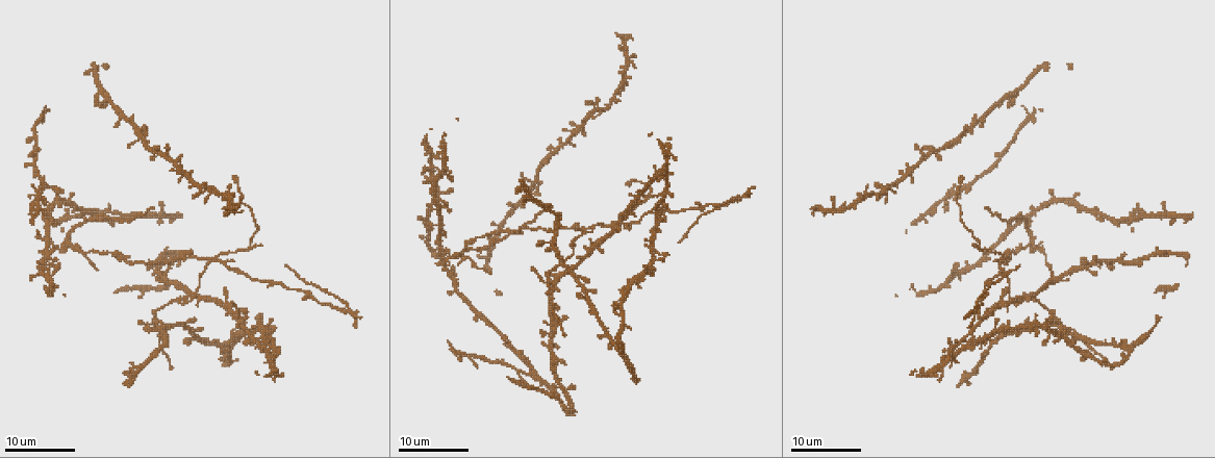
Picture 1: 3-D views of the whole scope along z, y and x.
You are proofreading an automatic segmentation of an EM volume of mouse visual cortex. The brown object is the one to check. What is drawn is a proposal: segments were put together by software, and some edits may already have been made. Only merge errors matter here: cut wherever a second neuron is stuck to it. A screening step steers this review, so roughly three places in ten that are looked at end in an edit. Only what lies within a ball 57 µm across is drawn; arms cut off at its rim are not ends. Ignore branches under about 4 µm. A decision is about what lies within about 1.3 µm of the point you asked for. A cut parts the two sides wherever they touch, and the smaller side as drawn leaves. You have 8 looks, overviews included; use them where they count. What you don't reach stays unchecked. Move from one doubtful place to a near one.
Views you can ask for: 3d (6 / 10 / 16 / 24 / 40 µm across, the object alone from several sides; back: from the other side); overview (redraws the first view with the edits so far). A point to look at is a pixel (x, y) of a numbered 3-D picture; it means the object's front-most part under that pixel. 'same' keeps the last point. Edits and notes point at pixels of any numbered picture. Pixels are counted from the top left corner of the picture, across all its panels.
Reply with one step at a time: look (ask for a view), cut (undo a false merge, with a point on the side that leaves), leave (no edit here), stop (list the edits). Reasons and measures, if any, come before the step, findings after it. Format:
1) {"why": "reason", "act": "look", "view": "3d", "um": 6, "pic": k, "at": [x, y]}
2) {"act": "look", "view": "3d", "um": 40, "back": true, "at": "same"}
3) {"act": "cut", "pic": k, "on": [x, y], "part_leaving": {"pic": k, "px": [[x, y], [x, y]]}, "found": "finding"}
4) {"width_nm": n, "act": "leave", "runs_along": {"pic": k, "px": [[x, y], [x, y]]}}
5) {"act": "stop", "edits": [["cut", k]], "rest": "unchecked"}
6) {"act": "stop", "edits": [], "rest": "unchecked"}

{"act": "look", "view": "3d", "um": 24, "pic": 1, "at": [574, 254]}

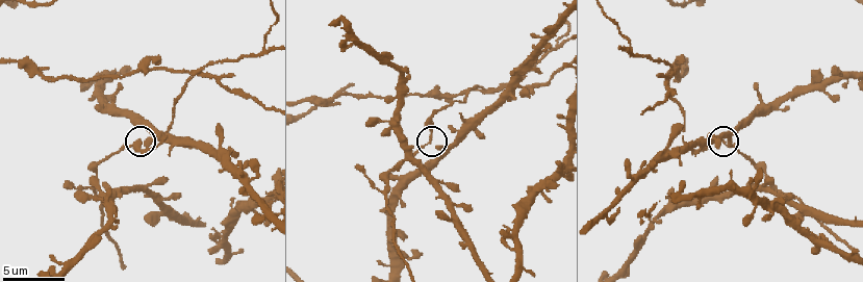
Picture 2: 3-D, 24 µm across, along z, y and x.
{"why": "zoom in", "act": "look", "view": "3d", "um": 10, "pic": 2, "at": [430, 137]}

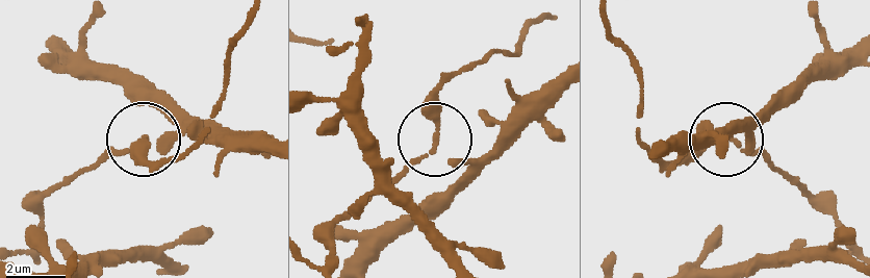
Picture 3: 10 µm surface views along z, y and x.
{"width_nm": 140, "act": "leave", "runs_along": {"pic": 3, "px": [[538, 100], [481, 154], [458, 157], [433, 147], [370, 199]]}, "found": "continuous, no second neuron"}

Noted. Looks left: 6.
{"why": "three arms meet", "act": "look", "view": "3d", "um": 16, "pic": 1, "at": [1009, 224]}

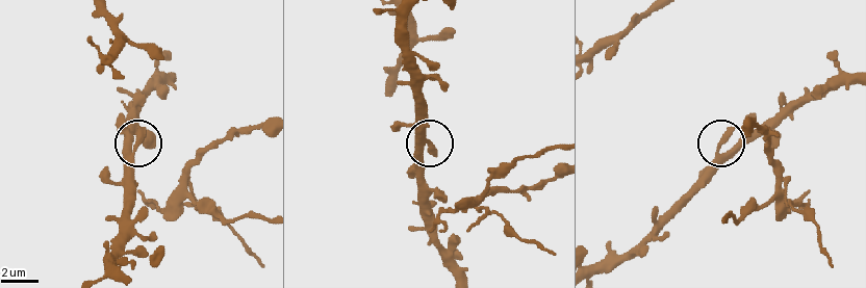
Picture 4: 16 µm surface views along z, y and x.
{"act": "look", "view": "3d", "um": 10, "pic": 4, "at": [717, 150]}

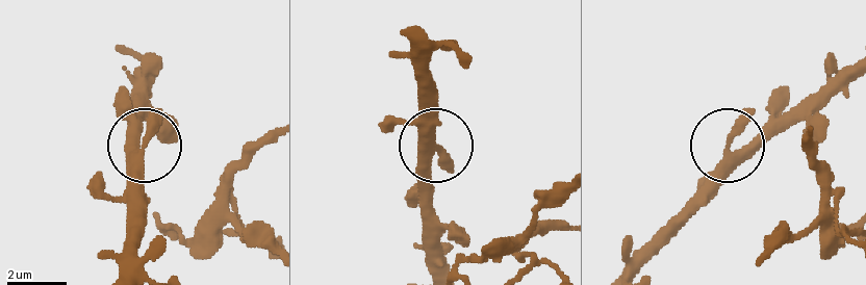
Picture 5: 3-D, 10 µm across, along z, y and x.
{"side_arm_um": 28, "arms": 3, "act": "leave", "found": "one neuron here"}

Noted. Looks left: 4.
{"why": "three-way junction", "act": "look", "view": "3d", "um": 16, "pic": 2, "at": [557, 49]}

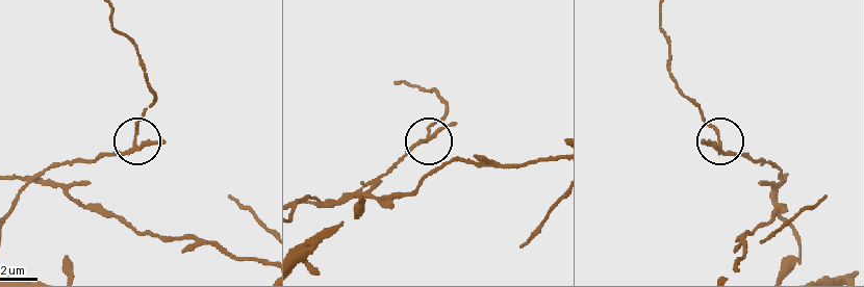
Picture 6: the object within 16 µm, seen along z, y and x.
{"act": "cut", "pic": 6, "on": [142, 120], "part_leaving": {"pic": 6, "px": [[133, 146], [152, 96], [140, 54], [110, 17]]}, "found": "two neurons meet here"}

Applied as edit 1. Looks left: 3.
{"act": "look", "view": "overview"}

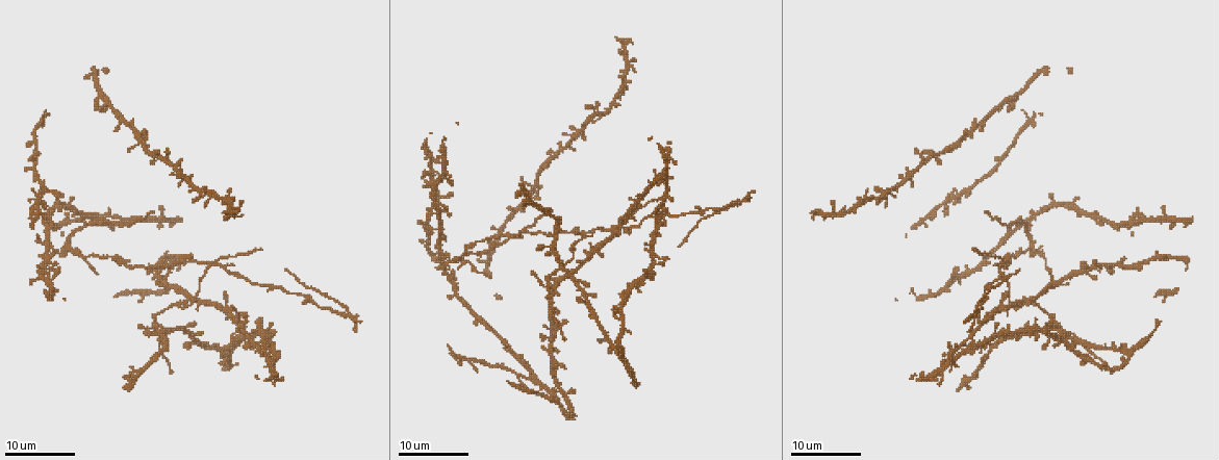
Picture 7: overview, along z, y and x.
{"why": "three arms meet", "act": "look", "view": "3d", "um": 24, "pic": 7, "at": [208, 262]}

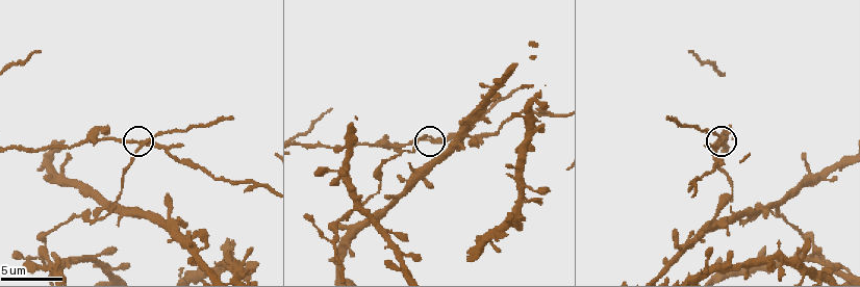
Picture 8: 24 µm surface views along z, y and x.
{"act": "look", "view": "3d", "um": 10, "pic": 8, "at": [431, 139]}

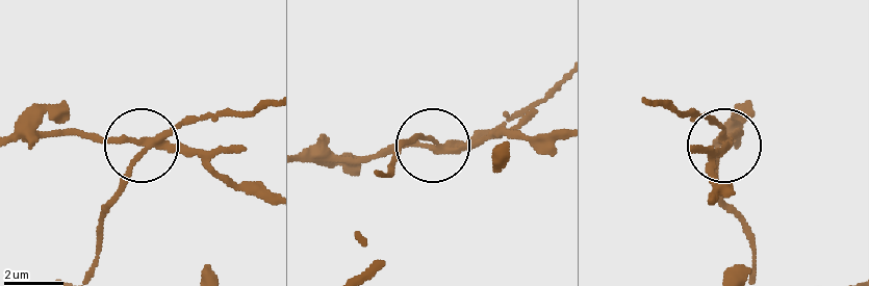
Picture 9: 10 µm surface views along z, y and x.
{"act": "cut", "pic": 9, "on": [194, 153], "part_leaving": {"pic": 9, "px": [[149, 144], [17, 136]]}, "found": "a second neuron is stuck on"}

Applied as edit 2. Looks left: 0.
{"act": "stop", "edits": [["cut", 6], ["cut", 9]], "rest": "unchecked"}

